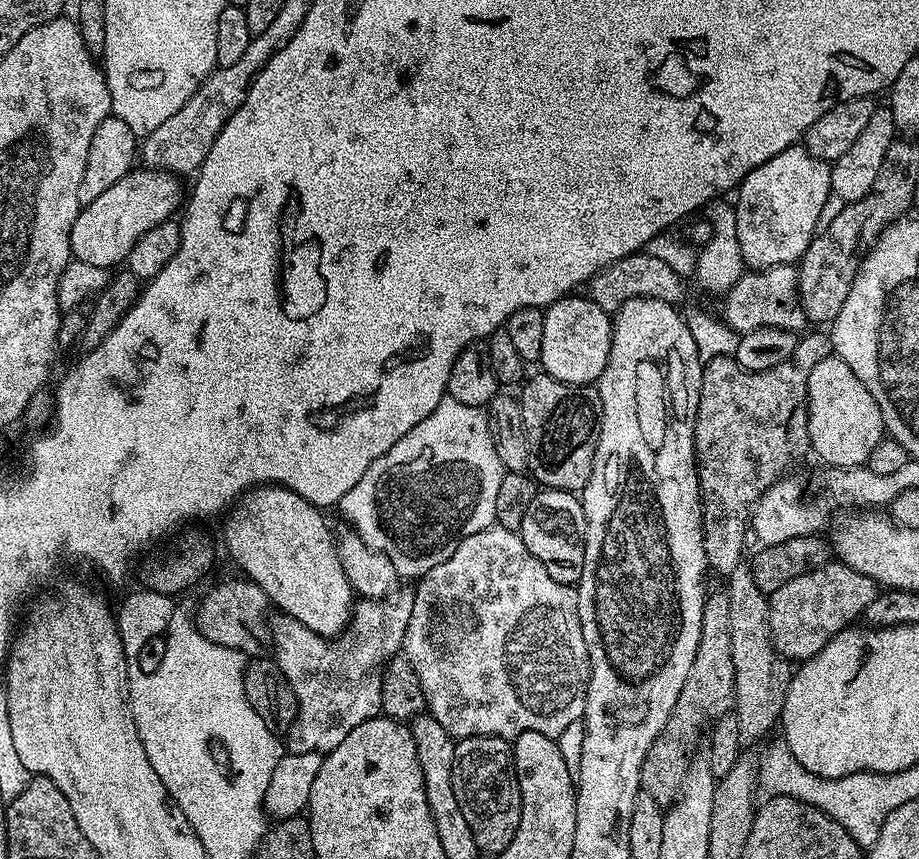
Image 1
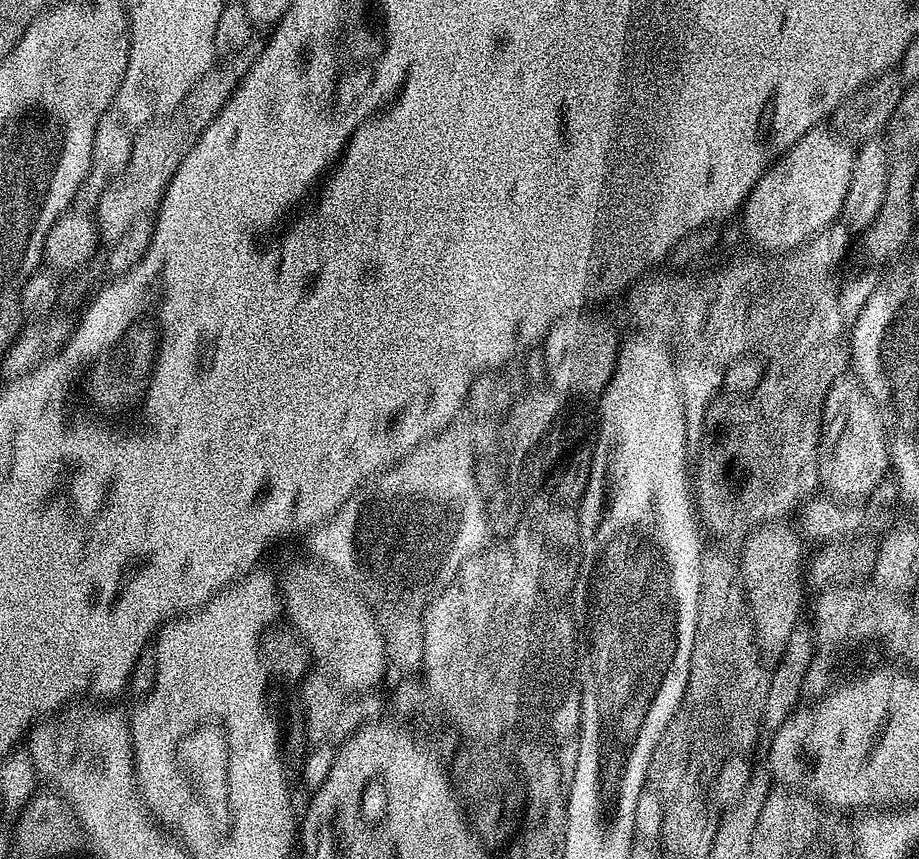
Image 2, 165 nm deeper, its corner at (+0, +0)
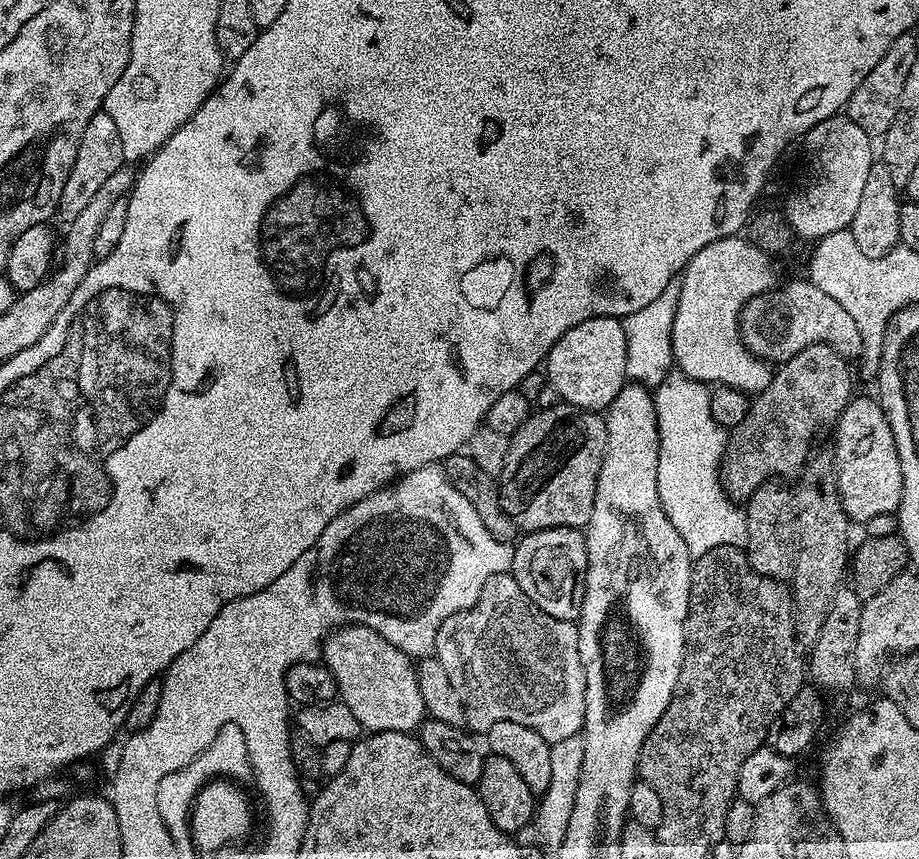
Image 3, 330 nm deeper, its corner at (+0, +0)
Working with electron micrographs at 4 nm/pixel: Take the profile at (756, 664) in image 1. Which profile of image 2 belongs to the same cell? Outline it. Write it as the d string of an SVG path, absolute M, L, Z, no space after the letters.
M782 519L758 526L743 537L744 549L738 552L740 576L744 580L744 593L756 631L756 645L765 658L779 658L783 654L786 642L790 642L790 634L794 634L802 620L800 611L804 608L806 593L806 544L801 533L788 523L787 519Z

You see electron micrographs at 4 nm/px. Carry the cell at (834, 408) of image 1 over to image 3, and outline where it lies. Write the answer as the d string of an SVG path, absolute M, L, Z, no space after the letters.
M857 395L842 410L834 425L836 432L836 473L842 506L849 521L864 525L878 514L893 514L902 502L902 462L890 430L890 422L879 399Z

